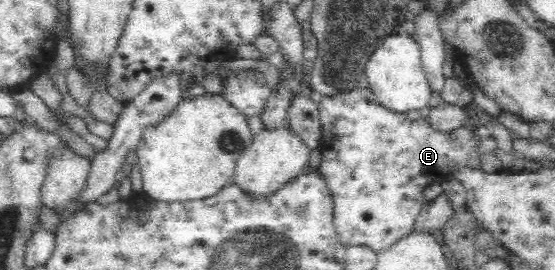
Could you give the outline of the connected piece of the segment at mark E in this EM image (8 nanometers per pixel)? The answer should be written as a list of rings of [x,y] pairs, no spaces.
[[[369,87],[322,97],[317,106],[323,128],[323,140],[319,146],[323,157],[319,171],[333,196],[333,225],[338,243],[344,248],[370,248],[377,254],[388,249],[396,240],[412,232],[422,204],[426,202],[423,192],[427,184],[445,179],[447,169],[454,162],[480,168],[480,159],[476,153],[480,137],[475,132],[469,143],[456,143],[452,133],[434,131],[427,118],[411,121],[407,114],[396,114],[383,108]]]

